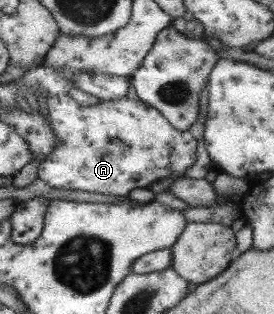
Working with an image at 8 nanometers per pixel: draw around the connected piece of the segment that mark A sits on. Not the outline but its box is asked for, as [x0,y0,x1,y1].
[37,95,198,197]

